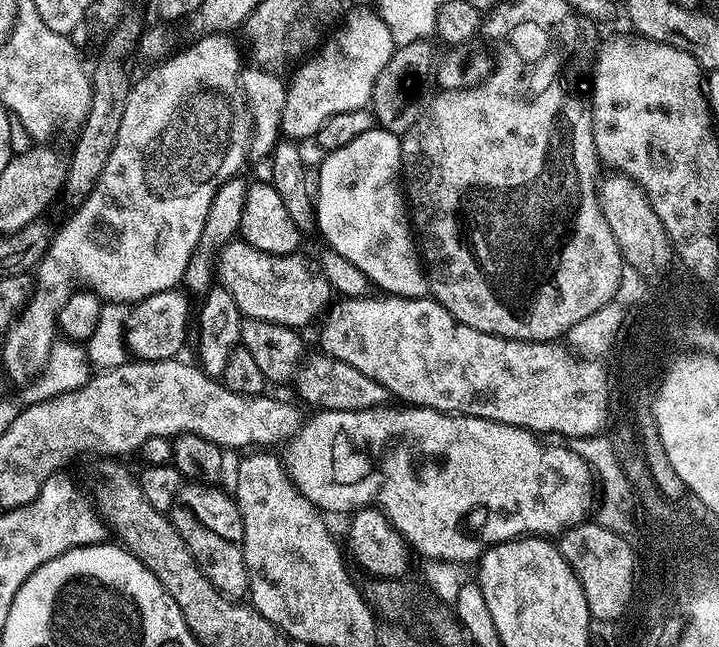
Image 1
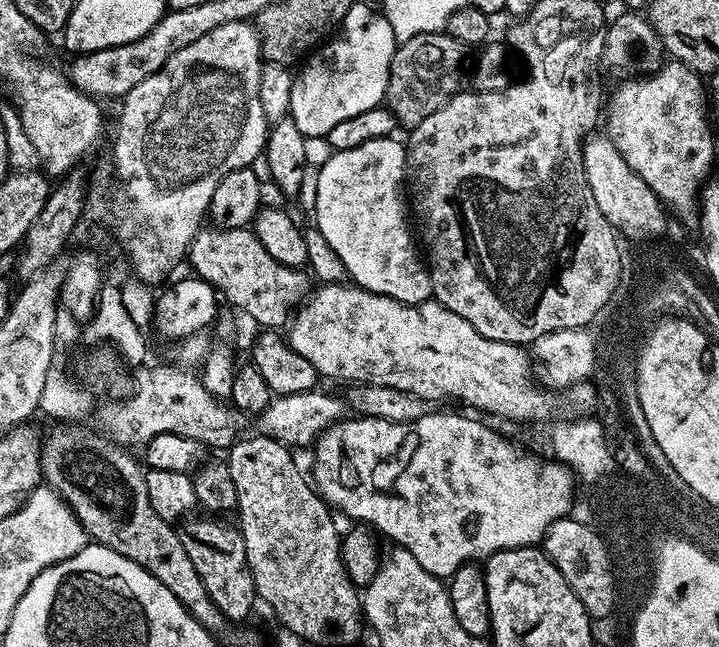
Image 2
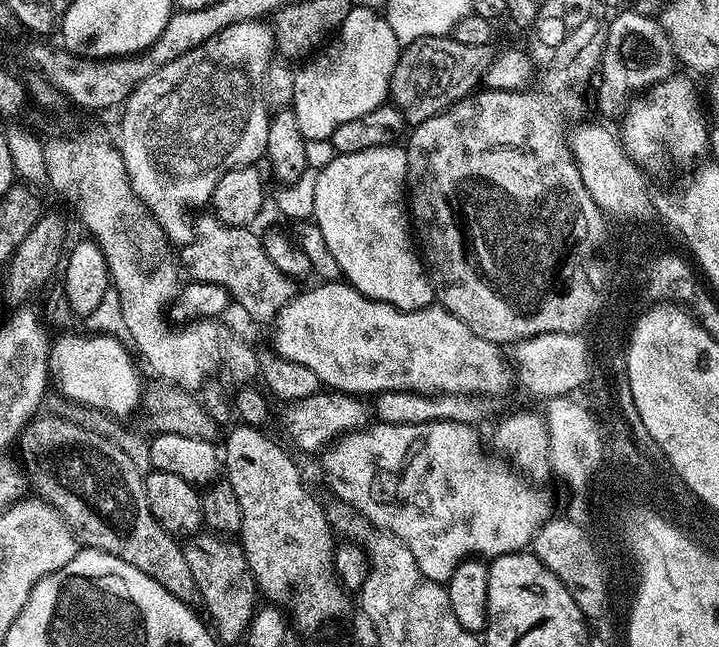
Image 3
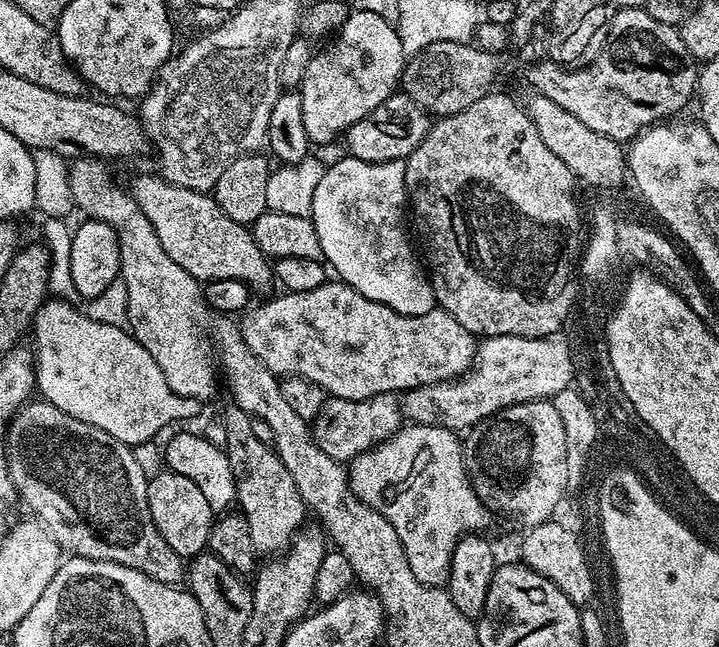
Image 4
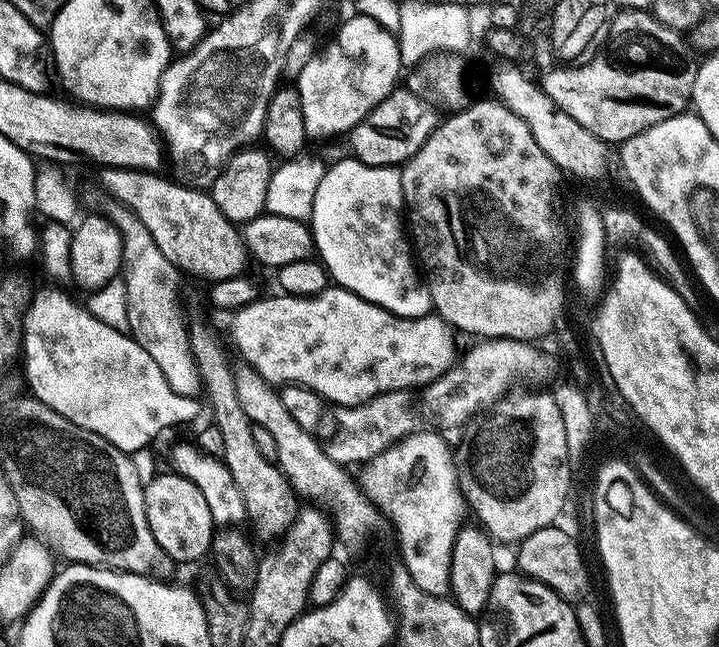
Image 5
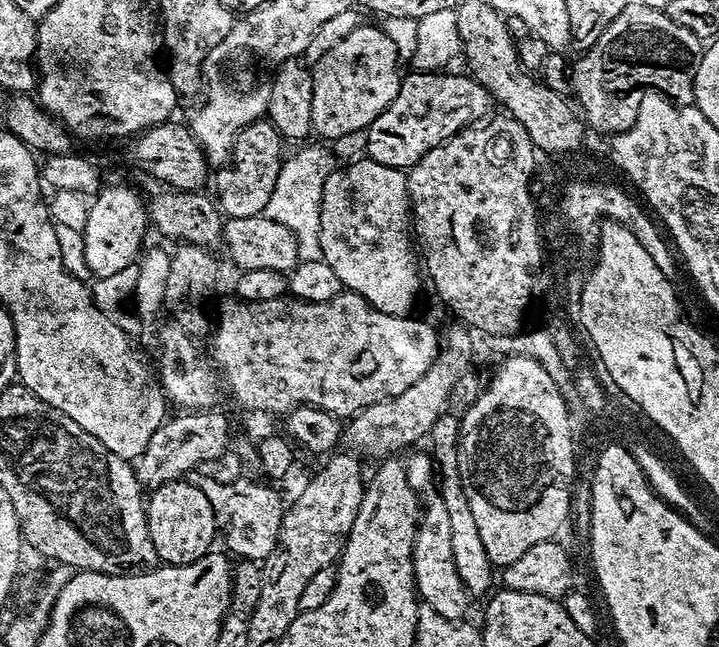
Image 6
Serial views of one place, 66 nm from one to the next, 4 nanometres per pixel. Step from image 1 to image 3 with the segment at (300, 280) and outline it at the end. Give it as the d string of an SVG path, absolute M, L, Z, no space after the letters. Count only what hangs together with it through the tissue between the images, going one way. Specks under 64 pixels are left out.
M206 212L195 220L192 240L183 248L180 262L185 273L187 275L189 273L191 275L189 277L194 282L202 281L207 284L221 285L228 292L233 303L235 305L237 303L252 319L269 323L295 296L296 284L295 281L282 274L274 262L270 261L265 252L263 239L252 231L254 230L249 227L232 227L222 223L213 213Z

